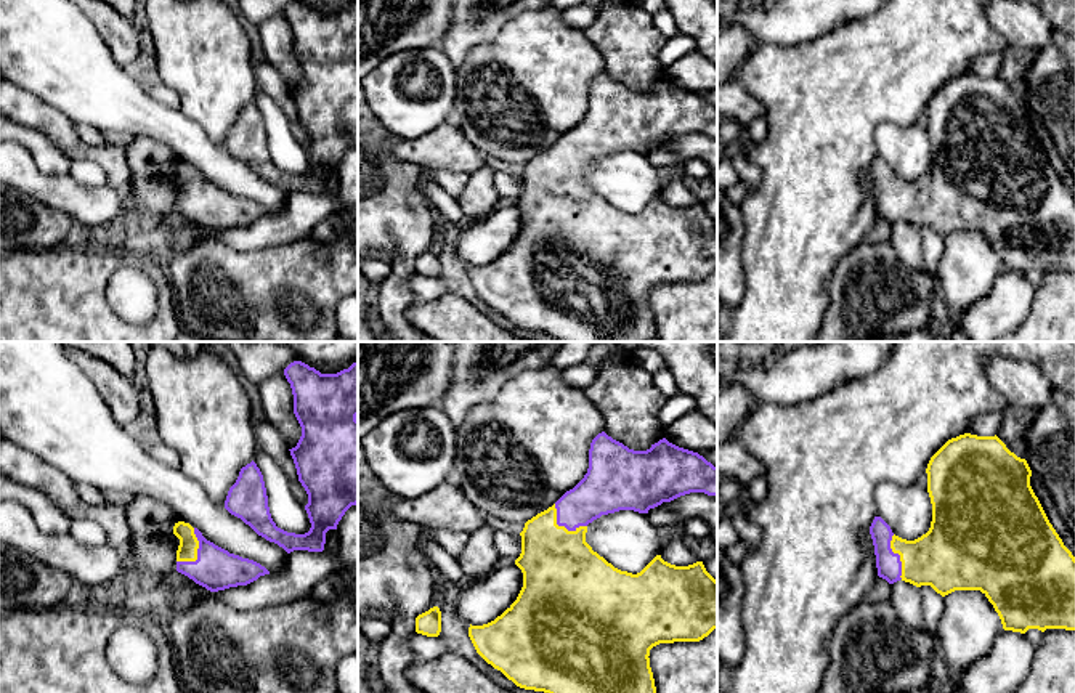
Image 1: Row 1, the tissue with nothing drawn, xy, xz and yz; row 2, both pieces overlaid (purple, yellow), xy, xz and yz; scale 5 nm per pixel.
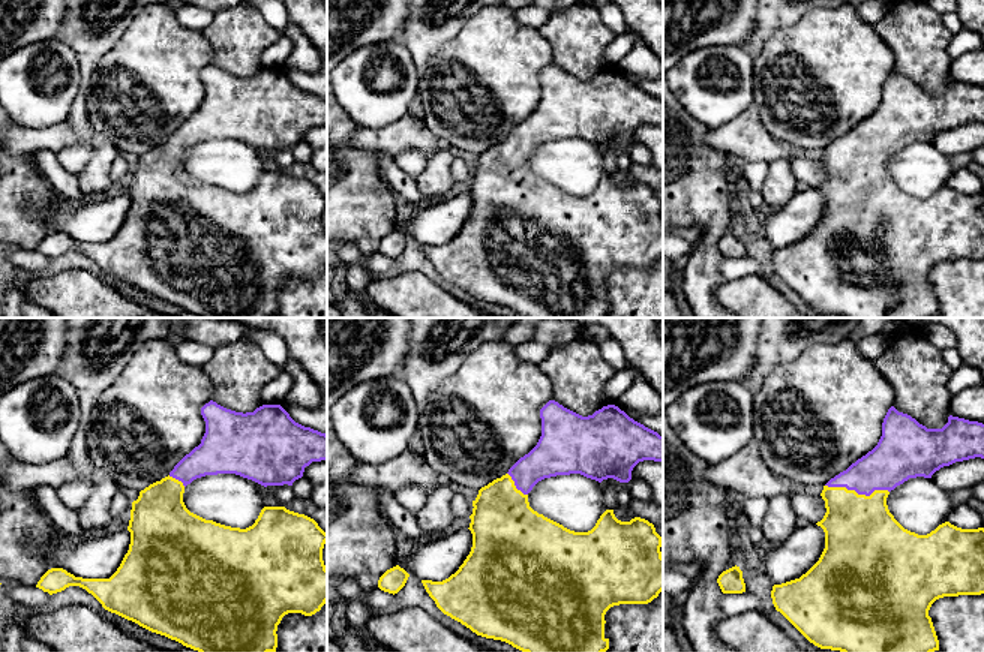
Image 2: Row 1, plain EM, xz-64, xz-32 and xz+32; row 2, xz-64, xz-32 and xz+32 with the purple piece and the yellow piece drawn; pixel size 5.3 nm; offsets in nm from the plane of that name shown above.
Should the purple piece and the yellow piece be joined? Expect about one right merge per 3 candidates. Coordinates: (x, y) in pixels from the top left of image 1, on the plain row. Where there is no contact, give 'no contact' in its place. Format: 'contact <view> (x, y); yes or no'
contact xy (198, 194); yes

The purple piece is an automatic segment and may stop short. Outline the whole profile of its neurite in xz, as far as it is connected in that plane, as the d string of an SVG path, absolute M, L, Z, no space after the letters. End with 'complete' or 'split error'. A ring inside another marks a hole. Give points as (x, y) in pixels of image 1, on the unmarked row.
M598 74L589 90L584 119L552 148L525 164L521 194L515 205L523 213L517 241L494 261L469 268L477 294L517 327L544 332L558 342L650 342L656 327L650 308L650 290L659 284L700 282L717 270L717 221L703 202L675 207L656 196L640 213L621 212L586 183L587 165L619 151L648 154L650 149L690 133L717 138L717 107L698 93L679 88L666 79L647 91L634 91Z; split error

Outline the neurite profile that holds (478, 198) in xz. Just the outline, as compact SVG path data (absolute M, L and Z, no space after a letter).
M485 165L469 175L467 184L457 199L465 221L478 221L491 215L499 201L499 194L493 184L494 170Z

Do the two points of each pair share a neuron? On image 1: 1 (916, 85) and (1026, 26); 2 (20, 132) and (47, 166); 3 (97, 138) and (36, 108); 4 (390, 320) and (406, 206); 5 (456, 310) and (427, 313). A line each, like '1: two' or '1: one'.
1: two
2: one
3: two
4: one
5: one

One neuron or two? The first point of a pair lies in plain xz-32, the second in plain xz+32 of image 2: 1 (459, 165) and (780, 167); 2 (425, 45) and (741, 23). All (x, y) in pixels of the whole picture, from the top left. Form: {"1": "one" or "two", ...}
{"1": "two", "2": "two"}

